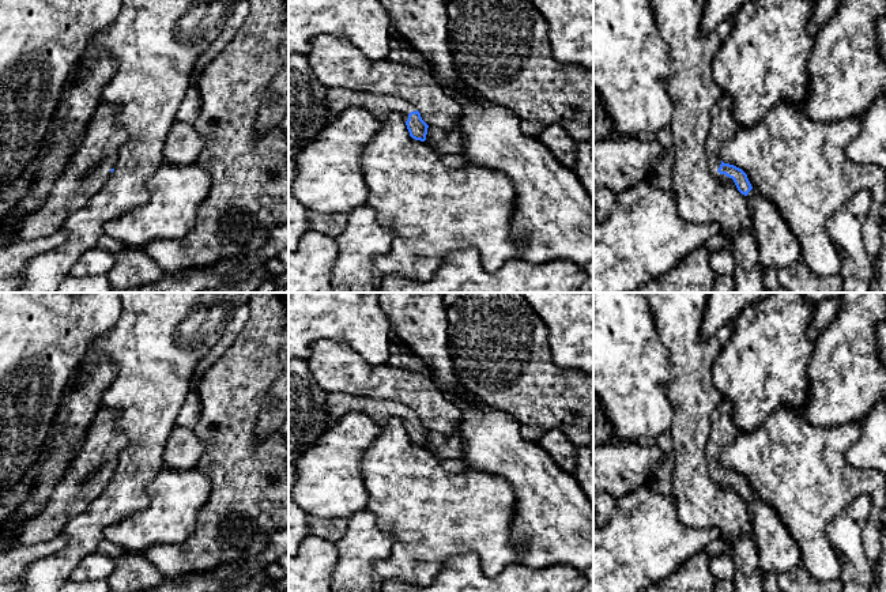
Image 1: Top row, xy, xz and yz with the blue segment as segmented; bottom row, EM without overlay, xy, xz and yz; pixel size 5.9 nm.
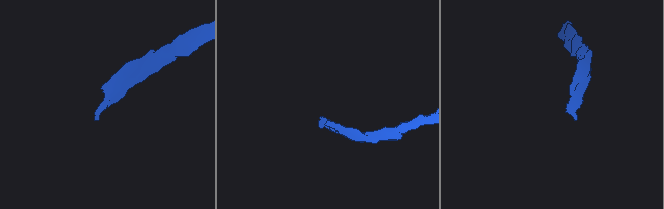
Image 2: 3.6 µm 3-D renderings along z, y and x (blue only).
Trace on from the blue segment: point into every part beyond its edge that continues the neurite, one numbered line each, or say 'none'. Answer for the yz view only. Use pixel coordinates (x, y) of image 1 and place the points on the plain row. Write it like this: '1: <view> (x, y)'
1: yz (723, 432)

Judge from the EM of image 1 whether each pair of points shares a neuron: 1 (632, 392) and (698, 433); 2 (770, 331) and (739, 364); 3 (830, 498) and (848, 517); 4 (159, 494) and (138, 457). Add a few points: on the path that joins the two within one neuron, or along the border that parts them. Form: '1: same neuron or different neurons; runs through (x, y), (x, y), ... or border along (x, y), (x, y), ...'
1: different neurons; border along (666, 387), (666, 395), (674, 411), (671, 428)
2: same neuron; runs through (765, 339), (747, 357)
3: different neurons; border along (867, 494), (858, 496), (829, 523), (830, 542)
4: different neurons; border along (163, 467), (147, 486), (149, 504), (140, 511)

